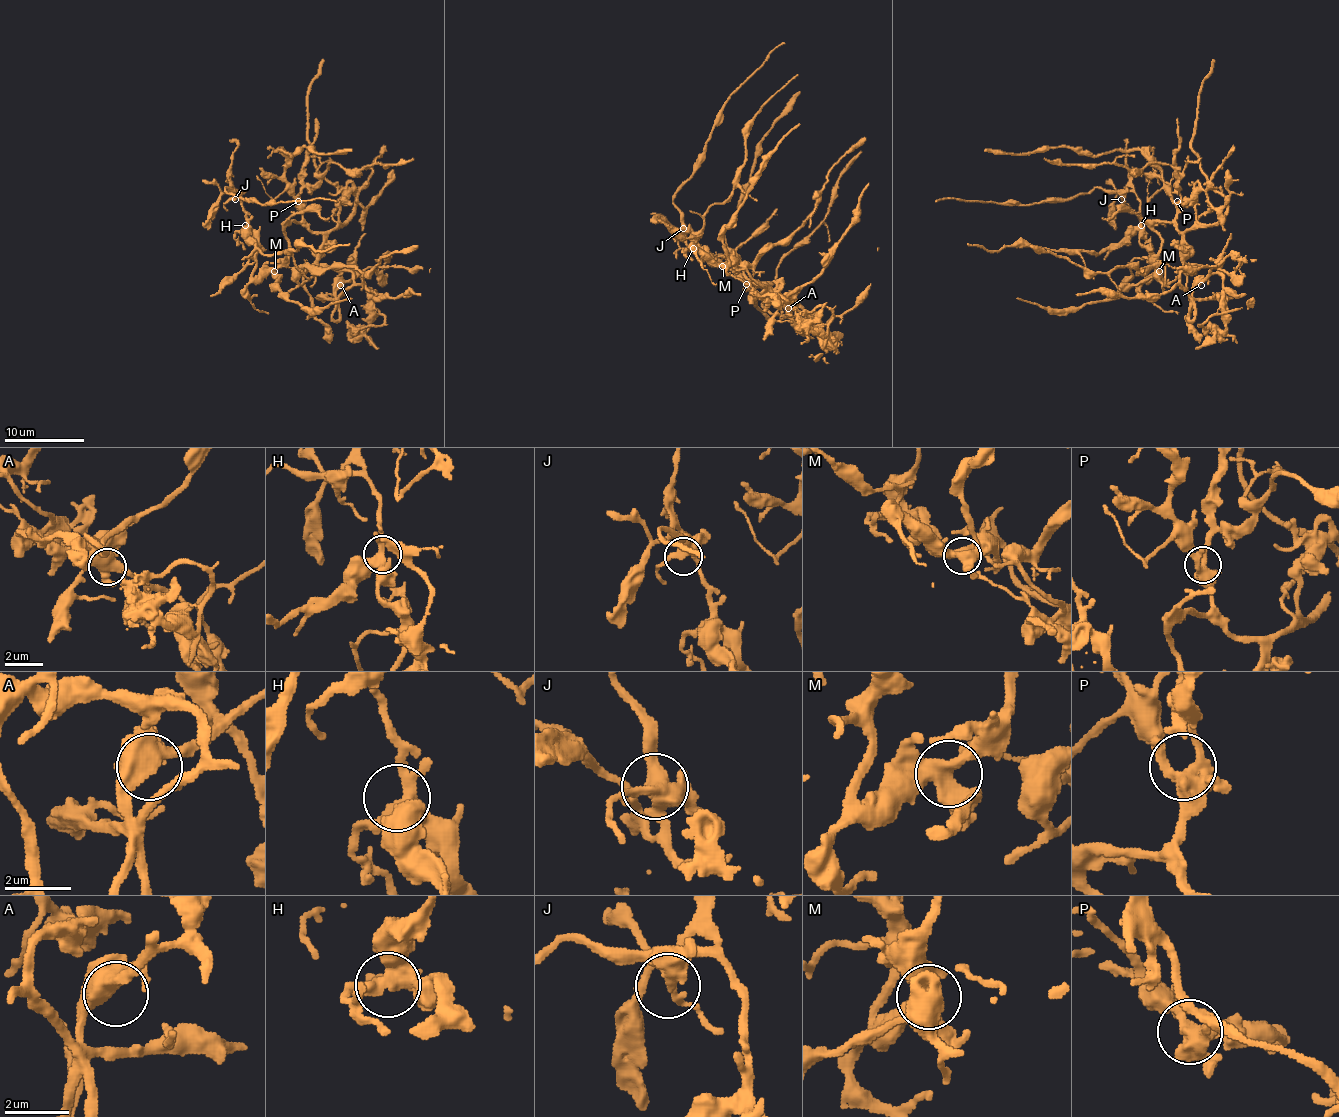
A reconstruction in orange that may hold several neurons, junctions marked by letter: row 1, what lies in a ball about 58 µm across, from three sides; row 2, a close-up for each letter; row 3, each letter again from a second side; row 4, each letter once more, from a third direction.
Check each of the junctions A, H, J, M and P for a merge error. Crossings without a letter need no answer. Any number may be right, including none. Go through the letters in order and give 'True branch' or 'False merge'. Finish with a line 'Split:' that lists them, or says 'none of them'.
A: True branch
H: True branch
J: True branch
M: True branch
P: True branch
Split: none of them

